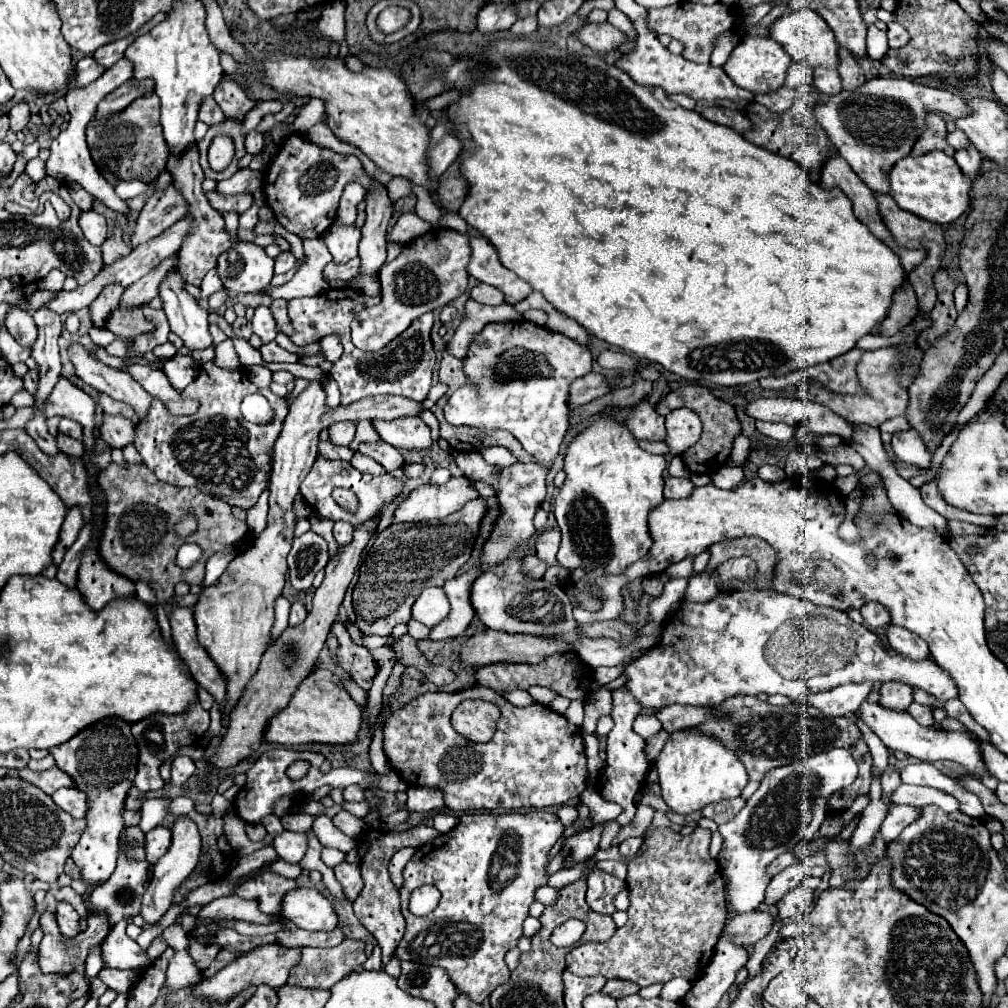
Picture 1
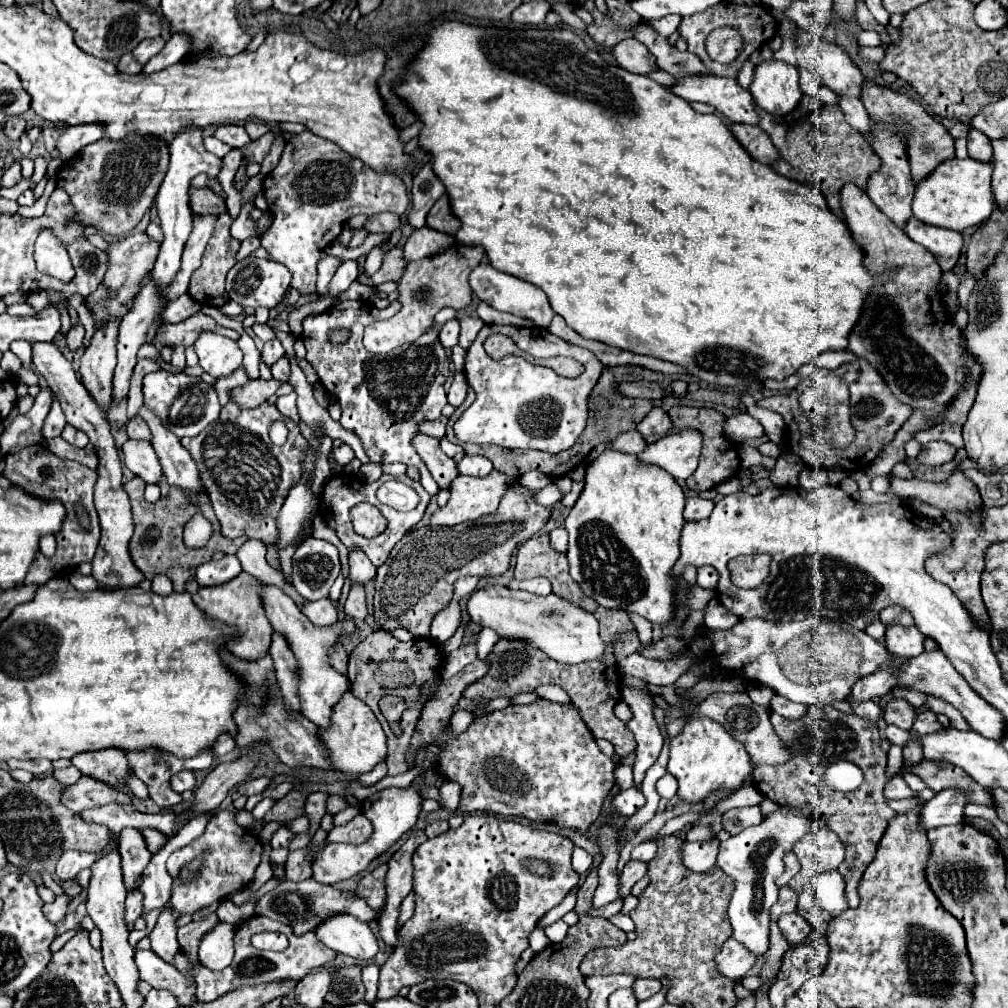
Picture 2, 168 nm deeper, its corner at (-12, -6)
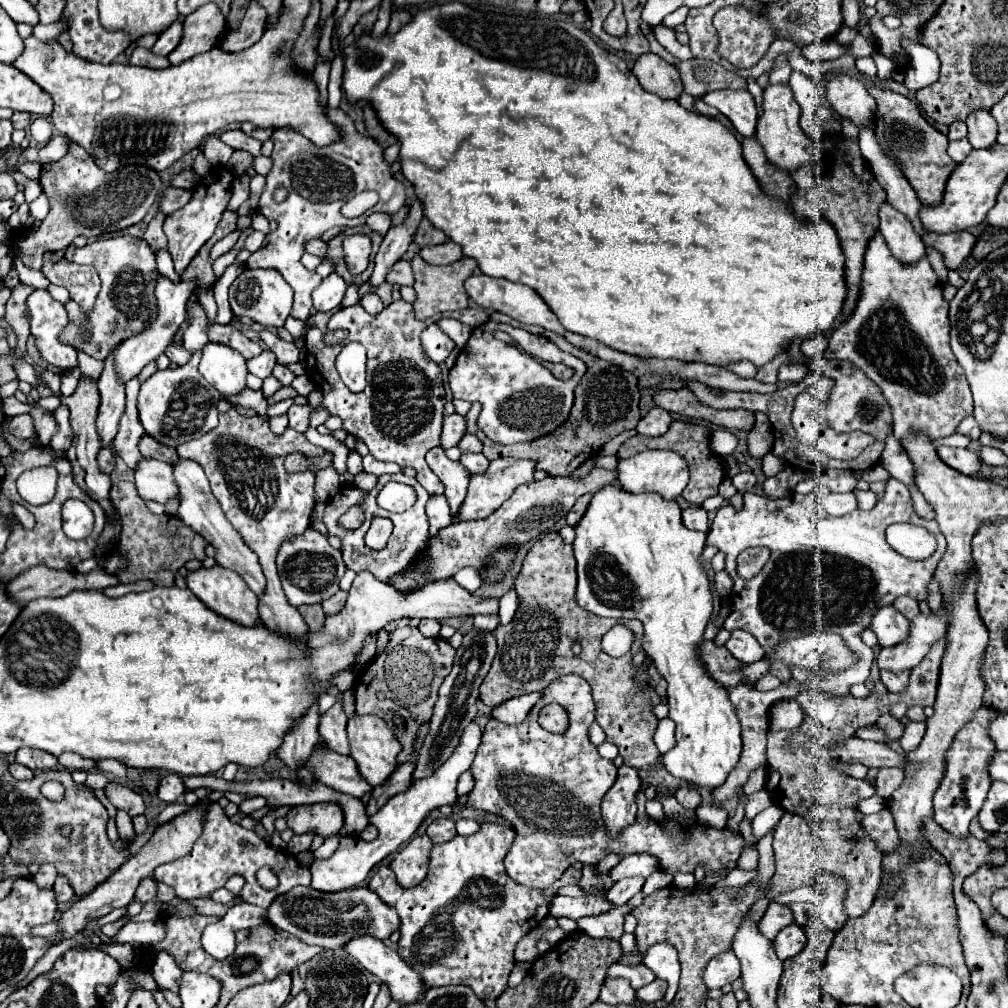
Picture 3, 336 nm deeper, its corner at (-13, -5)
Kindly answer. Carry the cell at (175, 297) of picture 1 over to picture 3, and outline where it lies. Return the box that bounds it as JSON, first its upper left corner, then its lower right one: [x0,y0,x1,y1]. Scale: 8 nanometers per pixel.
[200,342,246,396]

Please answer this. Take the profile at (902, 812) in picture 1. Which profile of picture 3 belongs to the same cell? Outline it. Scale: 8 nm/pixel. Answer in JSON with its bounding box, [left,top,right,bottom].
[934,706,998,836]

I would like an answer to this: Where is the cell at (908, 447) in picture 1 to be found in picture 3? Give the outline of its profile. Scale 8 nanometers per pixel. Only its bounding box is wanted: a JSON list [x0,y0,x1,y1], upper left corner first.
[938,446,982,476]

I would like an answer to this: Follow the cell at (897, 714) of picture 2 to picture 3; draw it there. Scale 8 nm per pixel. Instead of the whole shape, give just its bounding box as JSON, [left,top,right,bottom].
[876,714,904,742]

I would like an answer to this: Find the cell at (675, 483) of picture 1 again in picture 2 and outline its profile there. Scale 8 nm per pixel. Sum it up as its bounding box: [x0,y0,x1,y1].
[683,497,713,521]

